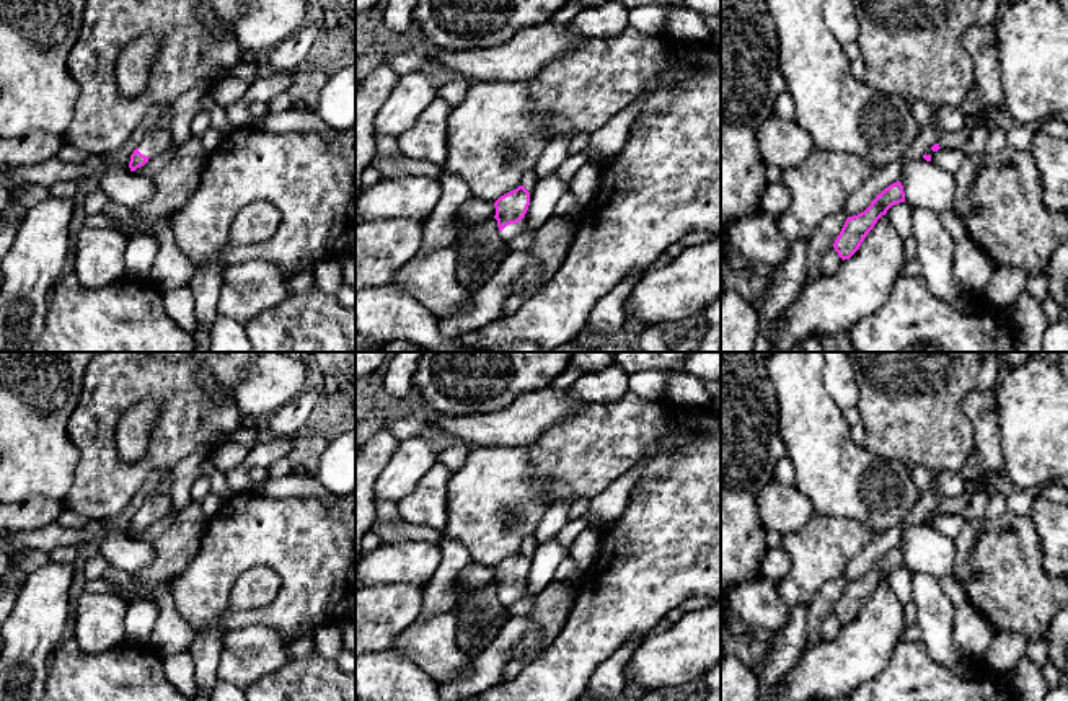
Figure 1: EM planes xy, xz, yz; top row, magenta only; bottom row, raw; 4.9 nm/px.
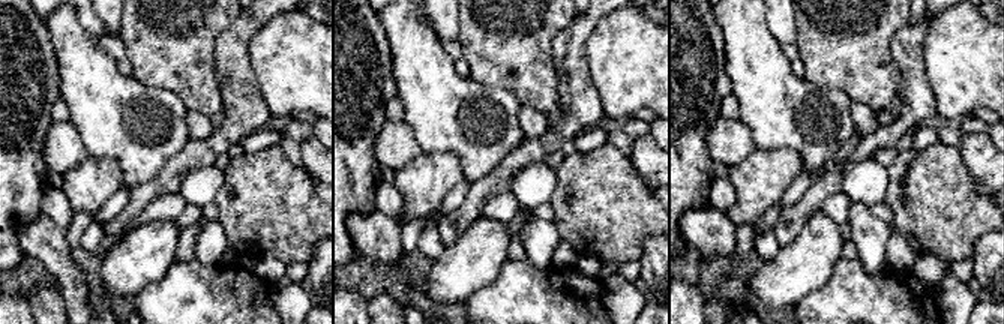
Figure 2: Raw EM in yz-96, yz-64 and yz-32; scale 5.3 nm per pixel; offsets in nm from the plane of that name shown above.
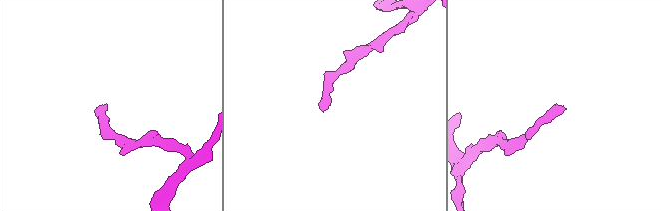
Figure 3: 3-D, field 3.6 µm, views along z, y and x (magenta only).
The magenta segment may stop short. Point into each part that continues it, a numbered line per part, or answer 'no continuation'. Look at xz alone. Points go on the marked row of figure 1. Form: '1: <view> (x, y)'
1: xz (509, 232)

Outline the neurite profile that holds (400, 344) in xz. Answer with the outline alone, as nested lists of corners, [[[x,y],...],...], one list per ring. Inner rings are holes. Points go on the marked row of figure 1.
[[[396,339],[388,342],[385,347],[378,349],[377,352],[429,352],[406,339]]]

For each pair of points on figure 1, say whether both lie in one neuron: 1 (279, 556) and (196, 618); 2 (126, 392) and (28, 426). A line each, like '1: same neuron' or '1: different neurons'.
1: same neuron
2: different neurons

